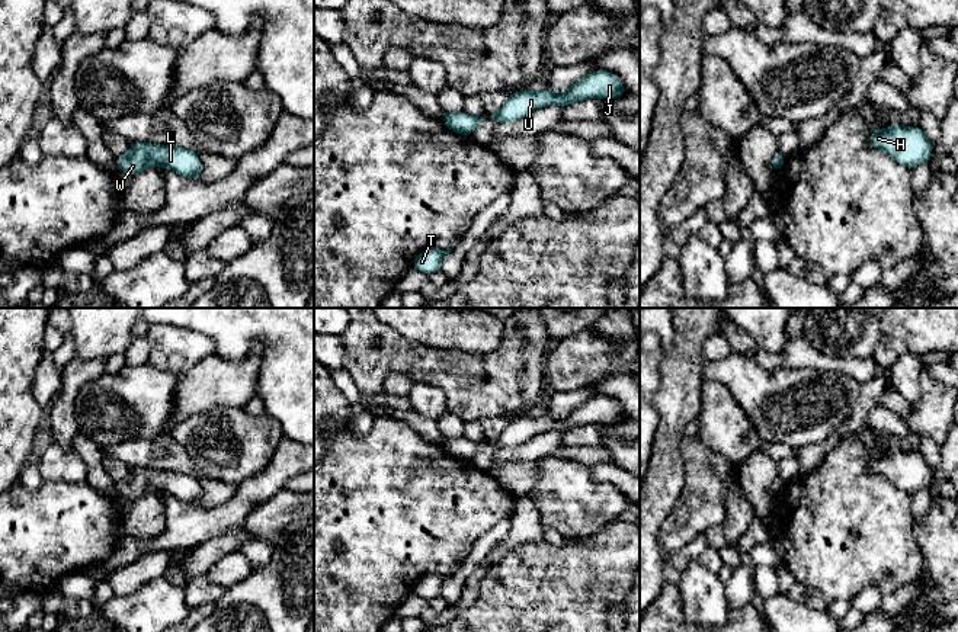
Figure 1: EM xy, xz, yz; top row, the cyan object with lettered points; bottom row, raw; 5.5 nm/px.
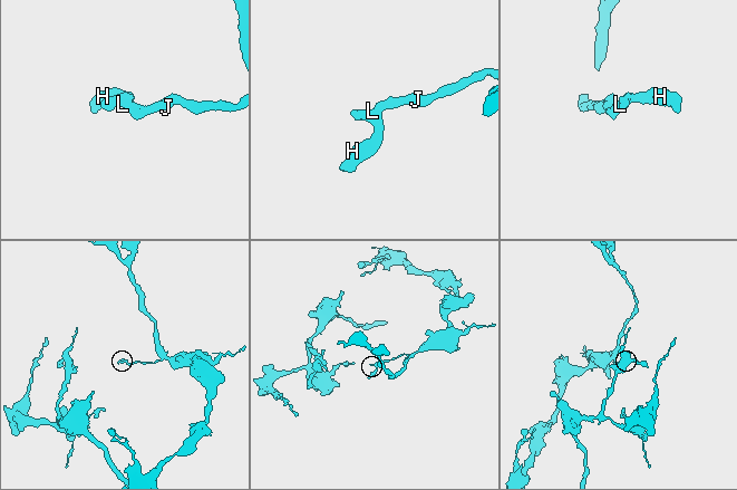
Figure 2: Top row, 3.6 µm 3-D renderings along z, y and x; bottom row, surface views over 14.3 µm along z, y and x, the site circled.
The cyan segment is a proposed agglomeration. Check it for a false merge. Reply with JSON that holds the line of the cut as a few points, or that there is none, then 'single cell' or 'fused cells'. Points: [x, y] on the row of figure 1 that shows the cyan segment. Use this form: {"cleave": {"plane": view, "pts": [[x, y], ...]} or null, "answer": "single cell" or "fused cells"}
{"cleave": null, "answer": "single cell"}

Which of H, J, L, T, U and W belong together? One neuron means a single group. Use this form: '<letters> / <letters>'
H J L T U W

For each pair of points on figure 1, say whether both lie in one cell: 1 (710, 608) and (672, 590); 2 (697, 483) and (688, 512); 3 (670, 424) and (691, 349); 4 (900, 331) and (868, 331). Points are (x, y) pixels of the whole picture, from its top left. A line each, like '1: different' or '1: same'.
1: different
2: same
3: same
4: different

